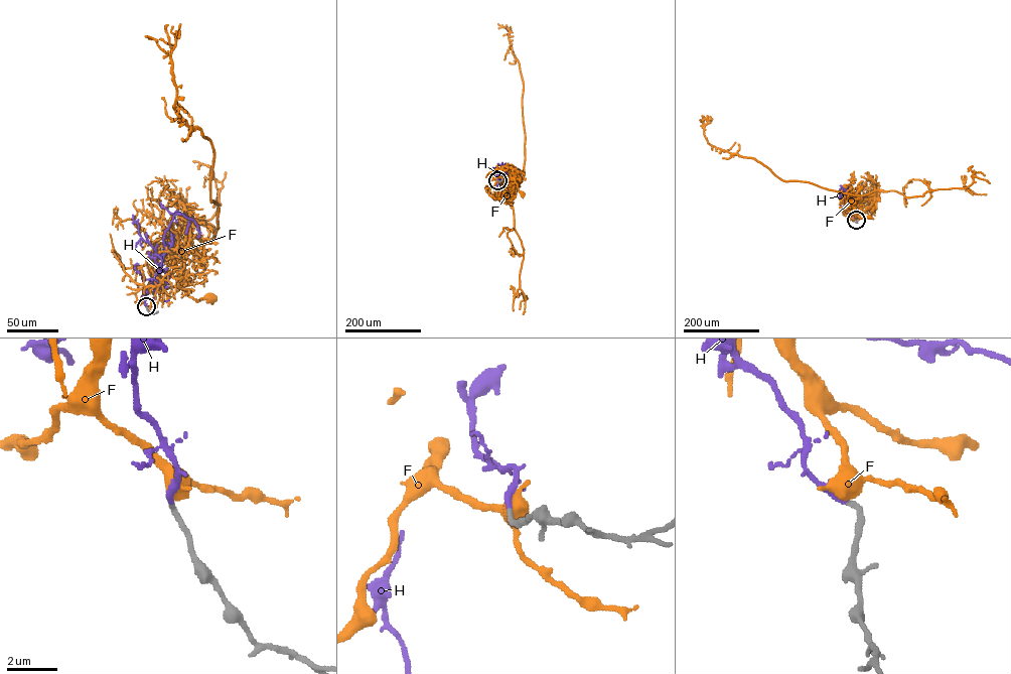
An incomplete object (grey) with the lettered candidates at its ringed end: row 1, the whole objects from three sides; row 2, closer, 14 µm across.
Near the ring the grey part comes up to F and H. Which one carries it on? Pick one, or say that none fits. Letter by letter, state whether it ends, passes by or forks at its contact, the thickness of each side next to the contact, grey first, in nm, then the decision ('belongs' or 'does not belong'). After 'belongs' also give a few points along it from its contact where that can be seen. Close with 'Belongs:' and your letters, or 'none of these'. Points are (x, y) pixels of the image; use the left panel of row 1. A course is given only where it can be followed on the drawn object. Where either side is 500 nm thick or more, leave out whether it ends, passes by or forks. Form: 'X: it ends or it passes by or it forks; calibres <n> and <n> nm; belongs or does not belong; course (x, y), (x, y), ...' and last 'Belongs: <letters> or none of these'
F: it forks; calibres 240 and 440 nm; does not belong
H: it ends; calibres 240 and 240 nm; belongs; course (146, 306), (144, 297), (164, 252), (164, 232), (176, 214), (193, 220), (163, 207)
Belongs: H

